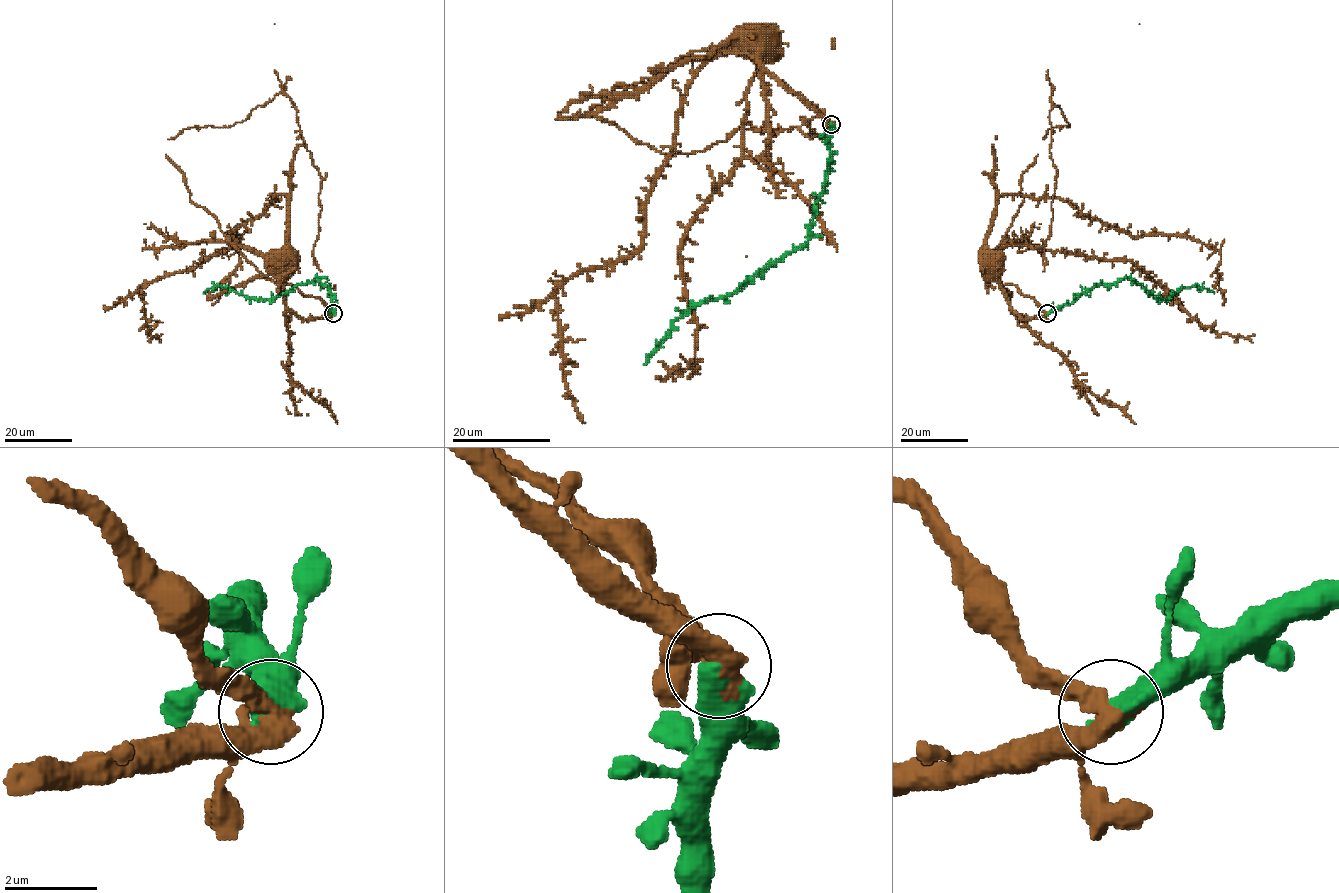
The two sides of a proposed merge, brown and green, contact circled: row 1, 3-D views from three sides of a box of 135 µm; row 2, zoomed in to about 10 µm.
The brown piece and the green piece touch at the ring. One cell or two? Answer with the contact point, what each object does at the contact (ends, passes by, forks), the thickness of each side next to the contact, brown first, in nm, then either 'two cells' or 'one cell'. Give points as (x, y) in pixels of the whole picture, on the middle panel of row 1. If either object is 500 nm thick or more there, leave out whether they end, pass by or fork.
place (831, 124); calibres 480 and 600 nm; two cells

